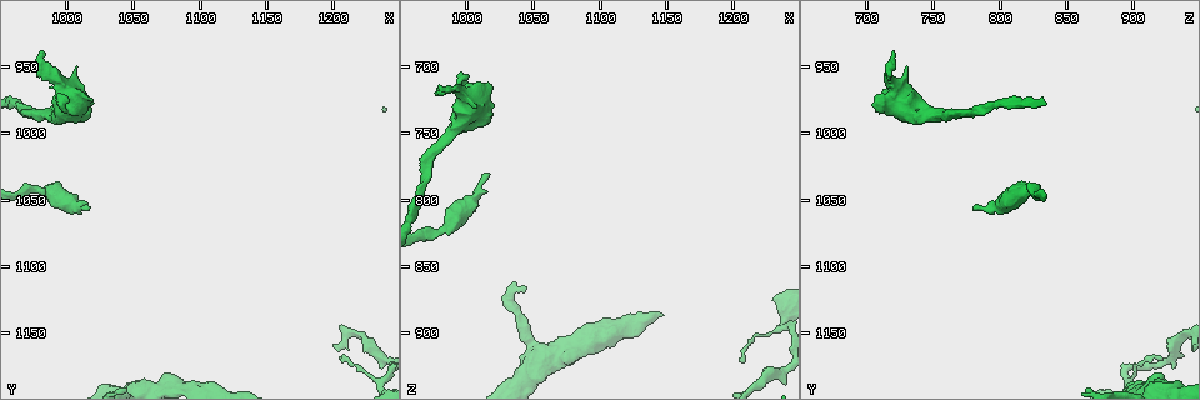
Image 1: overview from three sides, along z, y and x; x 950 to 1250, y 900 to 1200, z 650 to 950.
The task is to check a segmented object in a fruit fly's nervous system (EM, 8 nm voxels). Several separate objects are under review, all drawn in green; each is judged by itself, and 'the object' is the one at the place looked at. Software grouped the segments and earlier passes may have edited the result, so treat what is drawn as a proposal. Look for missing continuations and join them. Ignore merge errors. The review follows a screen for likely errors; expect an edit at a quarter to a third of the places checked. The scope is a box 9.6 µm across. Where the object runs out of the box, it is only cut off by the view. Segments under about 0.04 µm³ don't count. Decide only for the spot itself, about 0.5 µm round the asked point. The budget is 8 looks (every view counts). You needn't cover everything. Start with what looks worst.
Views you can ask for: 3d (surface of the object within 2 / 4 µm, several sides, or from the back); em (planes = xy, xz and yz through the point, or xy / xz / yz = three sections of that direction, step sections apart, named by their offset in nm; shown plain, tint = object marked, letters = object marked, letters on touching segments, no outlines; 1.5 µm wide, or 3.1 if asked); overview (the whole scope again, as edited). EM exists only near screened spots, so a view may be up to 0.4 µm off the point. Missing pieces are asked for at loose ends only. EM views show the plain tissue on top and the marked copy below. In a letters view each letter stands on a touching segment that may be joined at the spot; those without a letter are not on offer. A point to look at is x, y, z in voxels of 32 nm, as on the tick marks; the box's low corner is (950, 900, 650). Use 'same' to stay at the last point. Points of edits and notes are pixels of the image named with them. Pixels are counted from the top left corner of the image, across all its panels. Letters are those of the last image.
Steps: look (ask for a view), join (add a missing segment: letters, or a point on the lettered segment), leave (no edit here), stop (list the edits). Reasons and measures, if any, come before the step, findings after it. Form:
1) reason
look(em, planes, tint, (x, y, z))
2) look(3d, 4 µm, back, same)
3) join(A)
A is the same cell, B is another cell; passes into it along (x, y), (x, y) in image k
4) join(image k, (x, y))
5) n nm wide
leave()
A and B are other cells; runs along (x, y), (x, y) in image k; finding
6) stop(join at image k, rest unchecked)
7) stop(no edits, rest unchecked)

thin end
look(3d, 4 µm, (1016, 1058, 780))

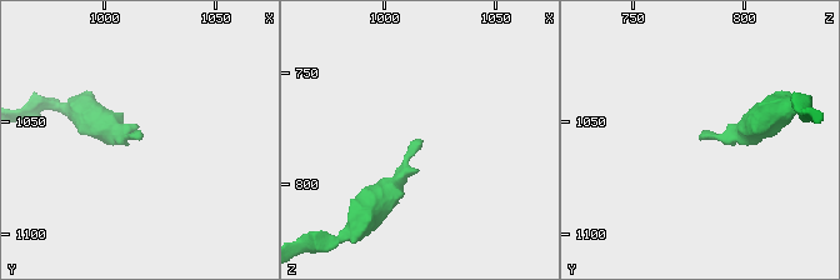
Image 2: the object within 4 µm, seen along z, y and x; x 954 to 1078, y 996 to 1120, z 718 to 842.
need the tissue
look(em, xz, step 8, tint, (1016, 1057, 780))

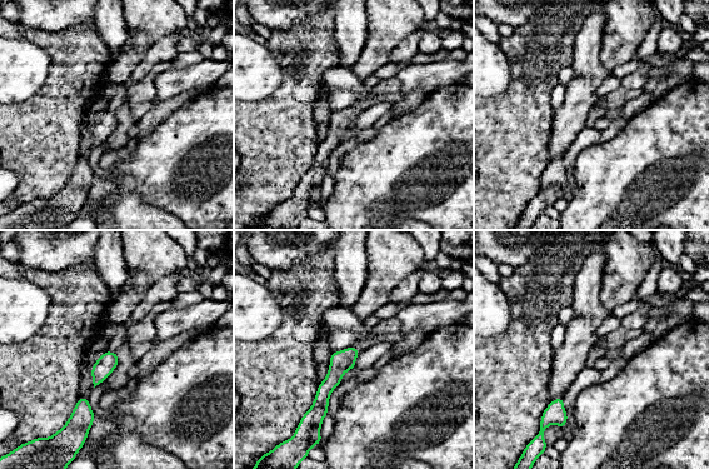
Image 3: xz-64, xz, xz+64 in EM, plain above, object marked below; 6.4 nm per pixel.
look(em, xz, step 8, letters, same)

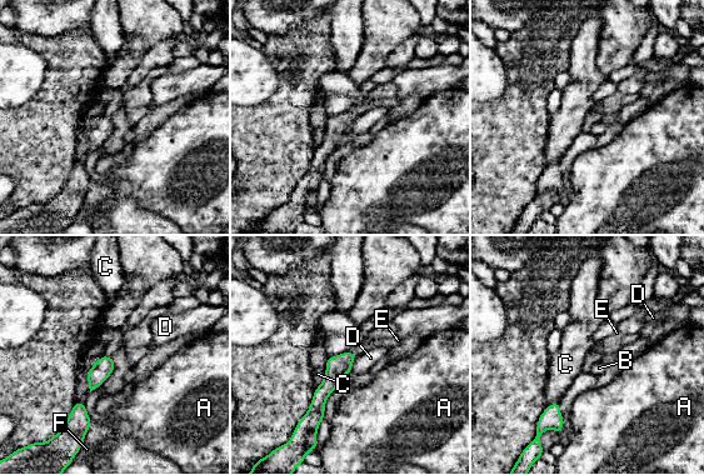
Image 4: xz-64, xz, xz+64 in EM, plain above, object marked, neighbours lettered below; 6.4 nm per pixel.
join(E)
E is the same cell, A, B, C, D and F are other cells; passes into it along (336, 366), (352, 354), (368, 344) in image 4; the cell continues

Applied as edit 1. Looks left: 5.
branch stops here
look(em, planes, letters, (1208, 1170, 924))

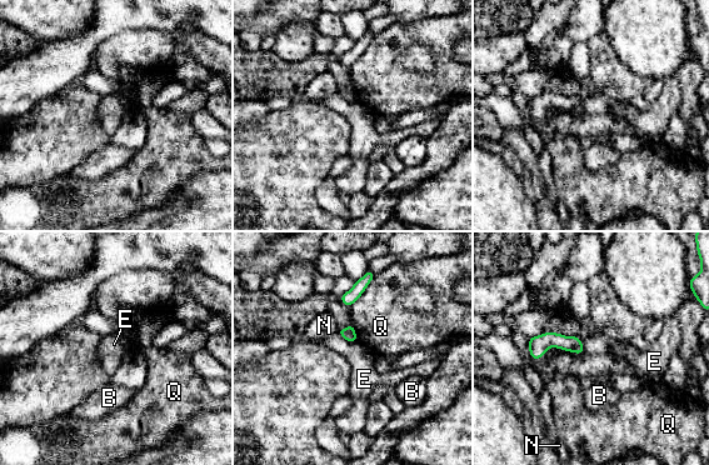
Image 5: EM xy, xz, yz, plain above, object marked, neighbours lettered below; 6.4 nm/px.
Q touches over 260 nm
leave()
B, E, N and Q are other cells; border along (582, 340), (584, 351) in image 5; none of them fits

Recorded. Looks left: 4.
stop(join at image 4, rest unchecked)

